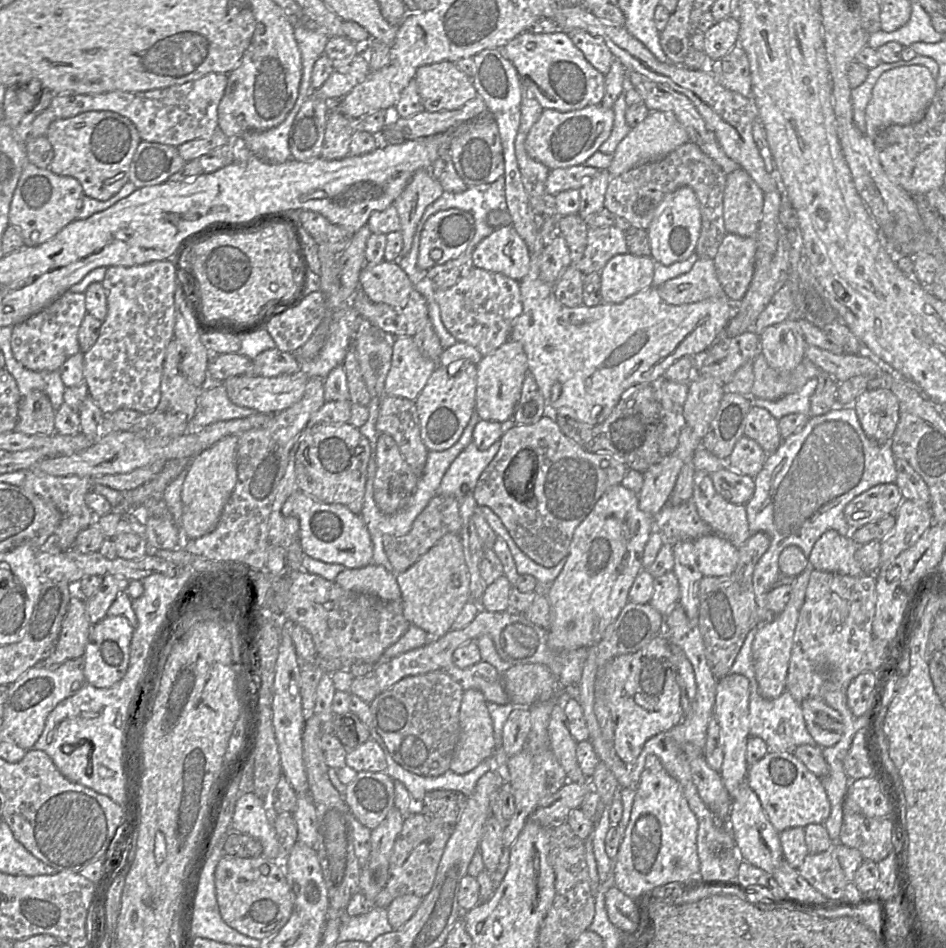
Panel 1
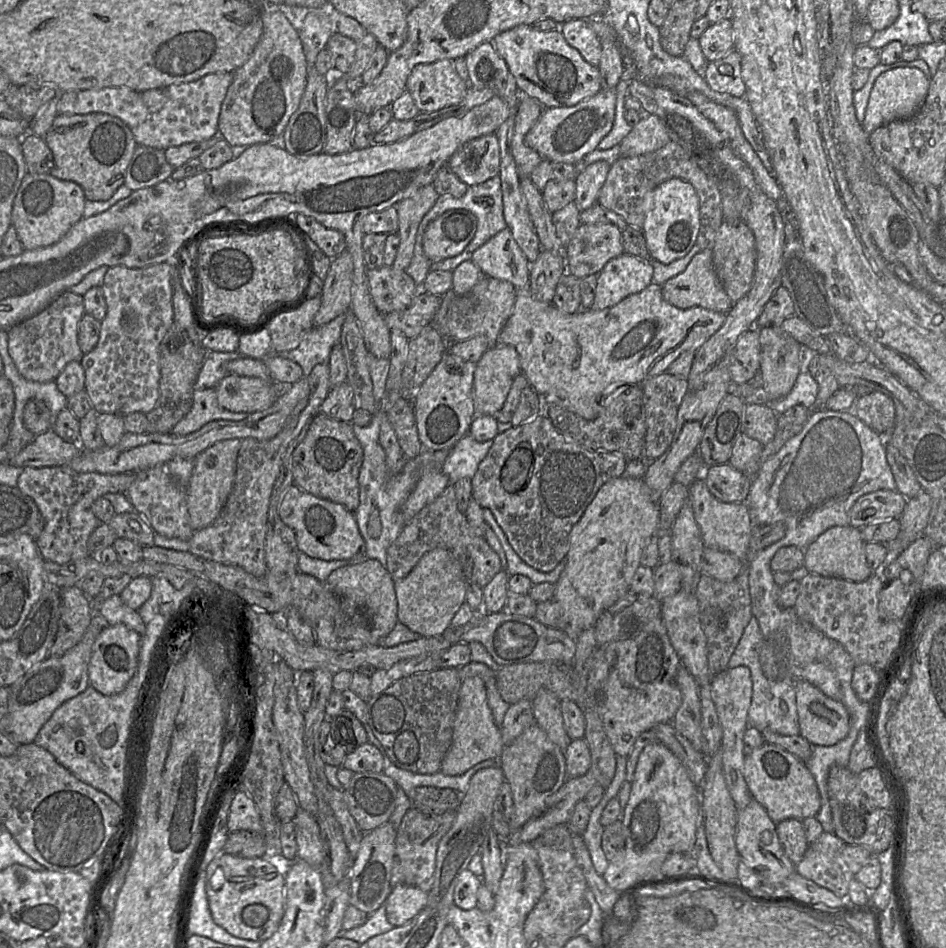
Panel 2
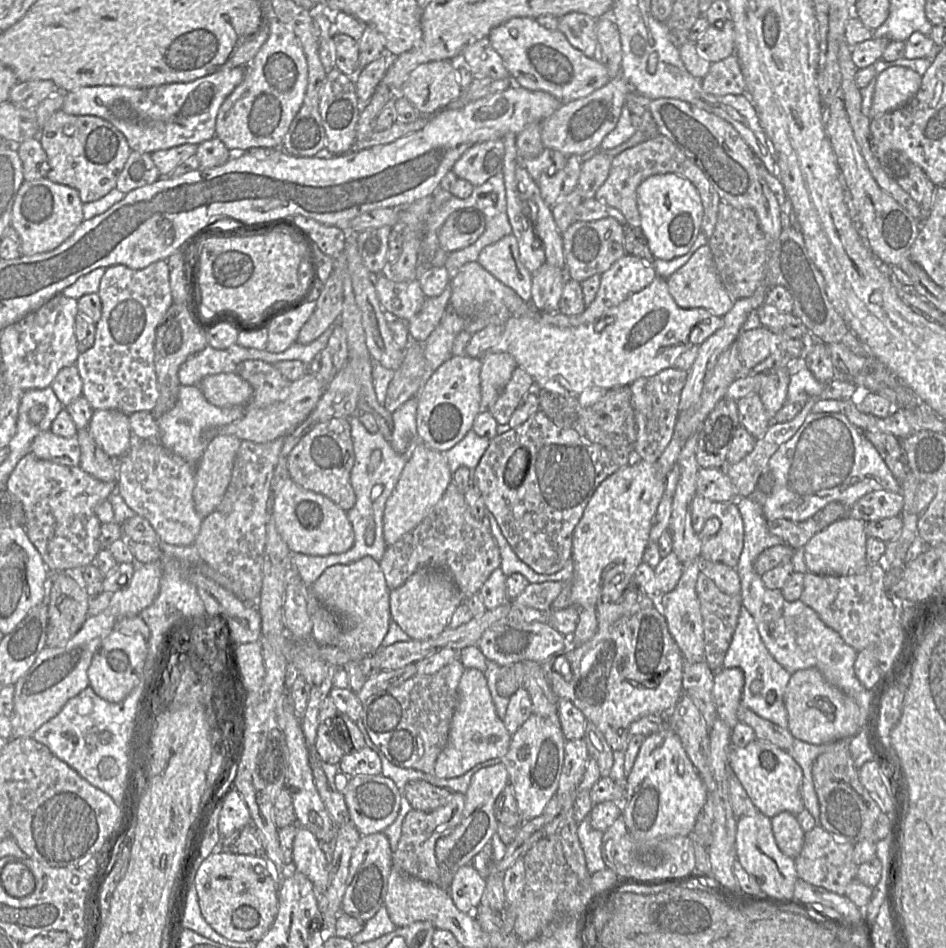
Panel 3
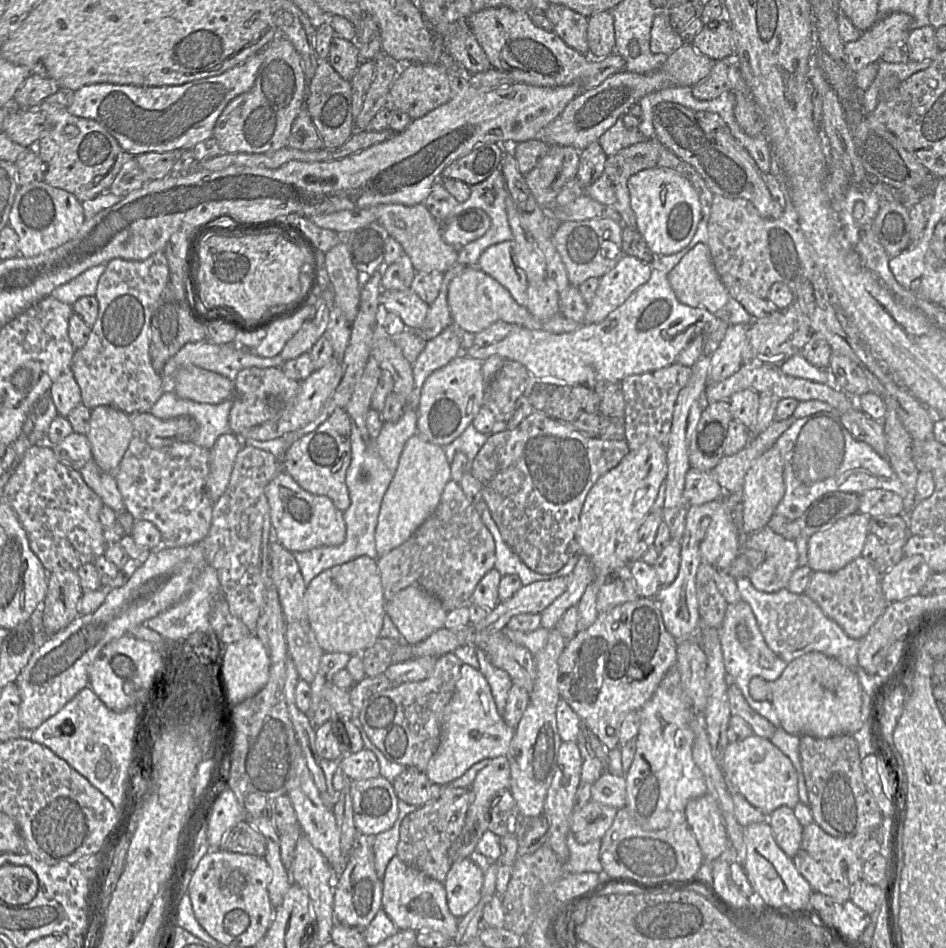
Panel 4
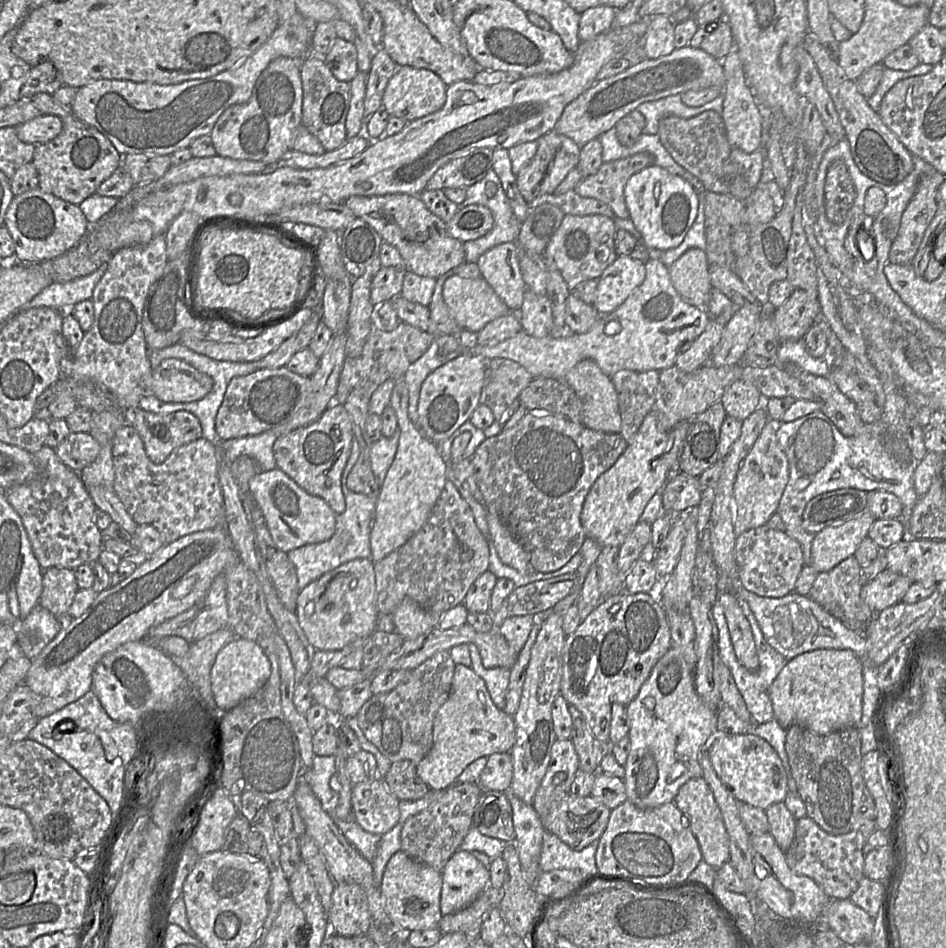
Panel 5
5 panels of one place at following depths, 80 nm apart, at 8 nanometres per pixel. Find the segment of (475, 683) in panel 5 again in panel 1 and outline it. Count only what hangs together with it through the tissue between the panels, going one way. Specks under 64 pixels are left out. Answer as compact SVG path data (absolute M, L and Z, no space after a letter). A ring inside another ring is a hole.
M475 689L464 691L459 710L460 734L449 770L466 774L495 751L493 722L487 701Z

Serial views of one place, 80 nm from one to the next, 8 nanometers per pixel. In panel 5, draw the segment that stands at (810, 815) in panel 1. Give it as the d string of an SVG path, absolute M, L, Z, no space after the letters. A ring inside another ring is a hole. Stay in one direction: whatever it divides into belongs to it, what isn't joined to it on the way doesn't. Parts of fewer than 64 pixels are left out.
M754 734L733 736L716 735L704 744L712 766L721 782L740 803L746 803L764 811L777 802L783 802L788 789L788 776L774 748Z

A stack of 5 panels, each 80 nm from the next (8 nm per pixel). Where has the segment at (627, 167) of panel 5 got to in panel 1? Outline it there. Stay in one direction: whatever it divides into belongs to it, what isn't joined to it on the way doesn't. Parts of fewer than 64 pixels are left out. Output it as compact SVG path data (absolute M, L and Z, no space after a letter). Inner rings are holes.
M692 142L677 147L665 157L640 164L612 177L605 193L604 207L627 220L633 227L647 230L664 197L680 187L690 187L699 200L701 232L696 246L700 258L714 259L727 234L723 218L723 197L727 174Z

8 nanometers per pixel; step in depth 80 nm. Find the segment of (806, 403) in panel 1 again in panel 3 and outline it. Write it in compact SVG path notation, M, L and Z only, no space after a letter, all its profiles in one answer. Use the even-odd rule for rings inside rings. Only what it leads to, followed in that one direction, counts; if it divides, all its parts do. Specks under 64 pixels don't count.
M795 358L786 367L790 373L787 402L805 404L809 400L818 398L827 383L818 381L806 365L803 358Z

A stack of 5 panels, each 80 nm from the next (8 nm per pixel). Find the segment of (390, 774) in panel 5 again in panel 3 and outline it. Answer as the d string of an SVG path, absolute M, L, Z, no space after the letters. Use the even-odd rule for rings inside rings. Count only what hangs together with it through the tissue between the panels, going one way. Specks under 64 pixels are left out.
M425 780L409 781L402 795L406 797L413 809L429 812L445 804L452 791L430 784Z

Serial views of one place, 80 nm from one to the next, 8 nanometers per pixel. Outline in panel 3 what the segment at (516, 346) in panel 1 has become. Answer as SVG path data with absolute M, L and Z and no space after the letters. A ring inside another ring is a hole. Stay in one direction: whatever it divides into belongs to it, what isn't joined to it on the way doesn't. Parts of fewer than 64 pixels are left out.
M506 352L485 353L480 370L481 411L492 407L509 382L516 360Z

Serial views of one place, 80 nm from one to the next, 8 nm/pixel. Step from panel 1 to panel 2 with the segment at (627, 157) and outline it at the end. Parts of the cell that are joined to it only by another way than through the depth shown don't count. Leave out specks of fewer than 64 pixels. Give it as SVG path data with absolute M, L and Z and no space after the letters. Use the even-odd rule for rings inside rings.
M643 114L640 122L620 143L621 156L632 157L656 151L672 141L661 119Z

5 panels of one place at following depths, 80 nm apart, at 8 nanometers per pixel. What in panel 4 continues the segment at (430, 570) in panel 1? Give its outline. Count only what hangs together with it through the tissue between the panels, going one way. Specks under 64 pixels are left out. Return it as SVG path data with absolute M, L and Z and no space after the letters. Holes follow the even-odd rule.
M409 586L386 602L388 614L407 644L415 645L444 628L448 611L419 586Z

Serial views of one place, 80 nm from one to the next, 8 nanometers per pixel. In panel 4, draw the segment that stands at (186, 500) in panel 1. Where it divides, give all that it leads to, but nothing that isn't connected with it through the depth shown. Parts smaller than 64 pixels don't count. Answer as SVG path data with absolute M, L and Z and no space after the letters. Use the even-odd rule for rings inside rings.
M233 433L222 434L210 449L210 472L206 480L206 493L215 504L225 492L242 440Z

